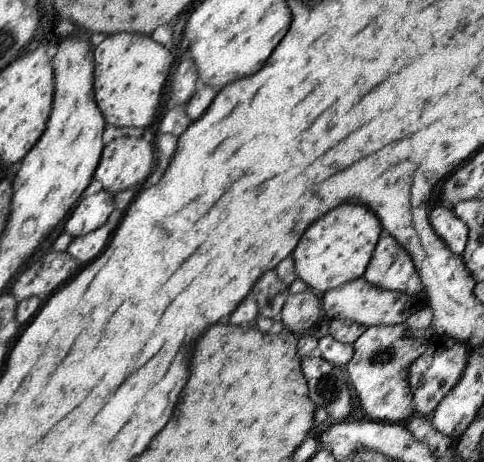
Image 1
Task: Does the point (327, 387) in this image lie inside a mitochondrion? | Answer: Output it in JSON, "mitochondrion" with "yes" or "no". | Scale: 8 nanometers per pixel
{"mitochondrion":"yes"}

